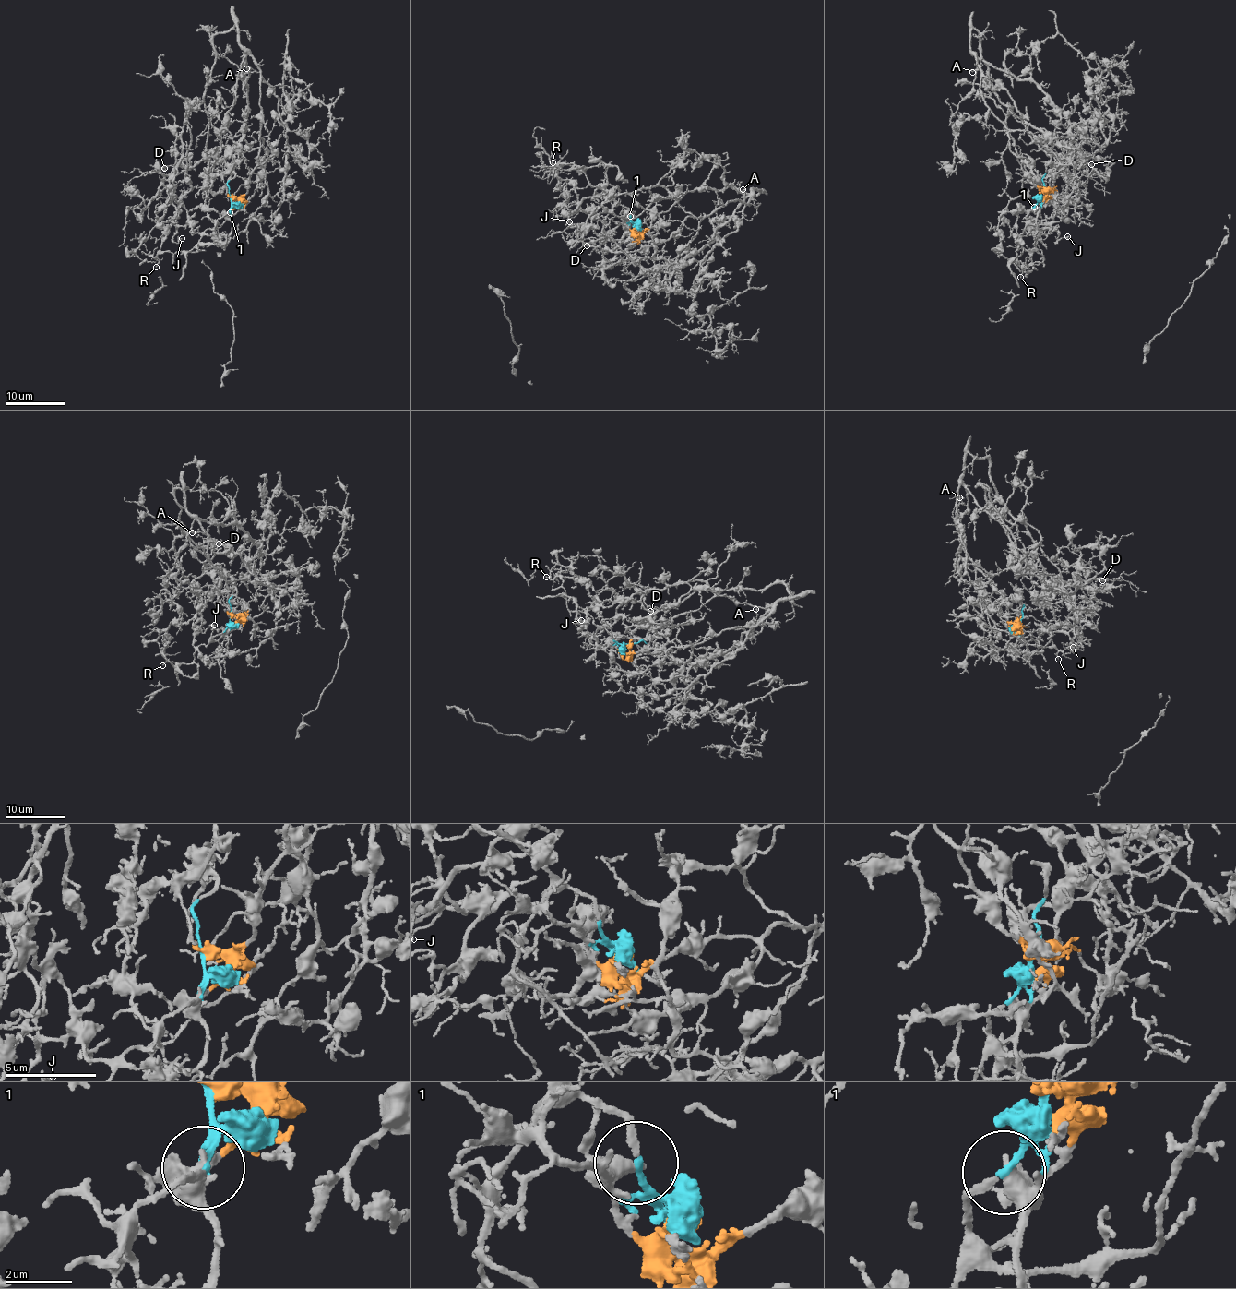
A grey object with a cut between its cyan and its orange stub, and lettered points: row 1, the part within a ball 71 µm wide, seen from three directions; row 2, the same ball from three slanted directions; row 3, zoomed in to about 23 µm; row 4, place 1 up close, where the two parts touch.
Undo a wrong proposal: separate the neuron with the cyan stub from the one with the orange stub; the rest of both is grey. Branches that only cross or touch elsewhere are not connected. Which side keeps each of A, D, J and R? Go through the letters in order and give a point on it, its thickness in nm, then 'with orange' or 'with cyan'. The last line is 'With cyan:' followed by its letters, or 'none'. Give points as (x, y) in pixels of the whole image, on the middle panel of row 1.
A: at (742, 189); 100 nm thick; with orange
D: at (587, 245); 100 nm thick; with orange
J: at (569, 221); 170 nm thick; with cyan
R: at (552, 162); 110 nm thick; with cyan
With cyan: J, R

